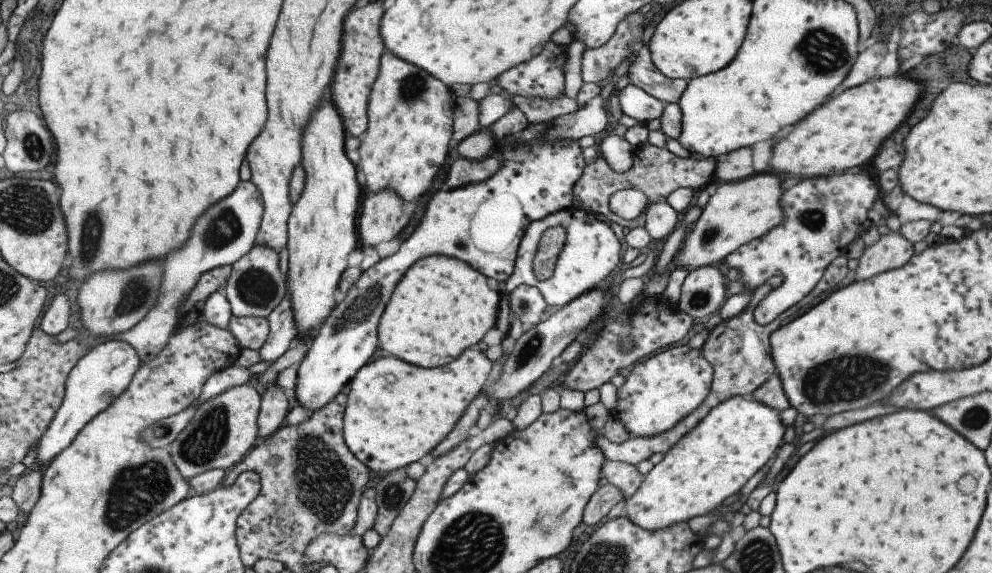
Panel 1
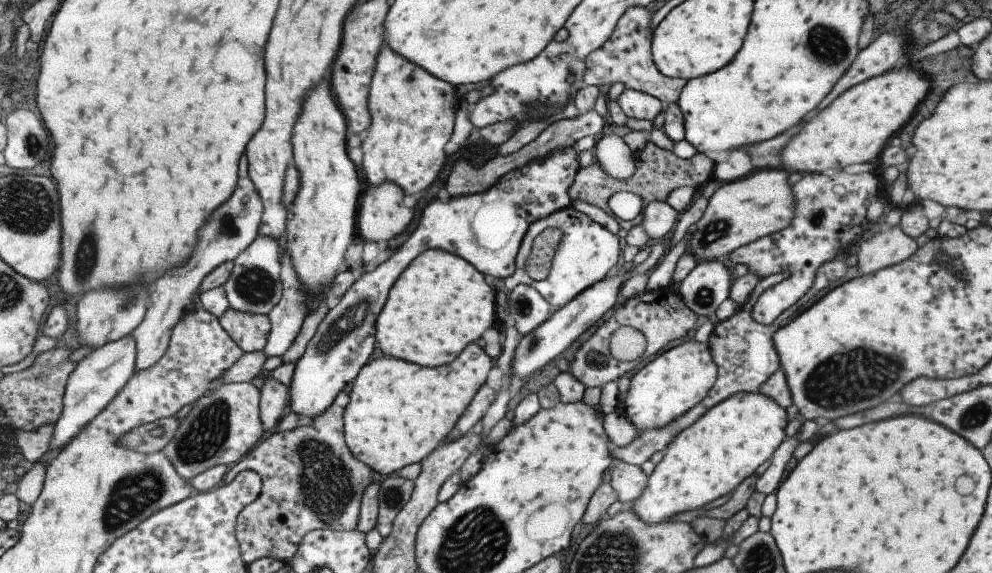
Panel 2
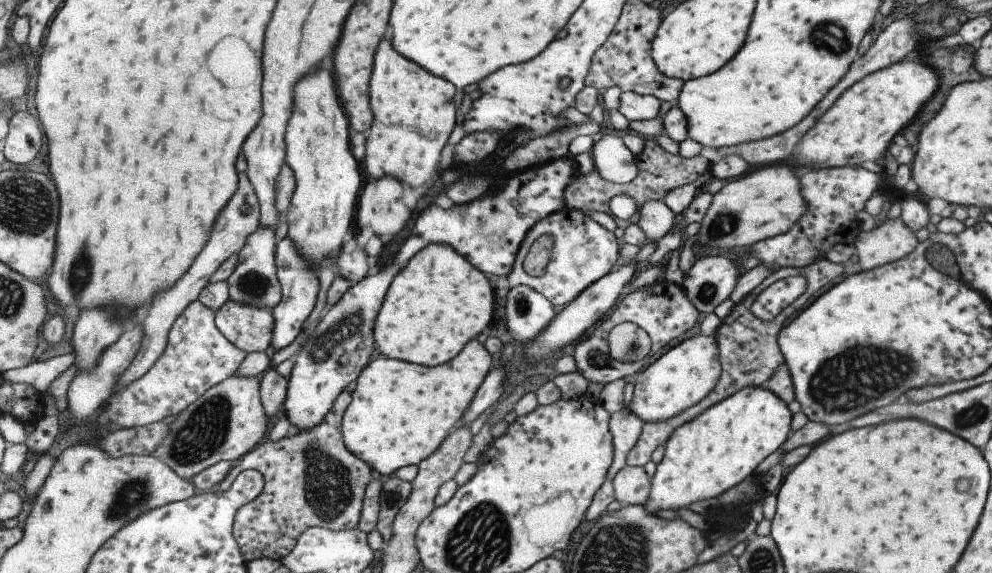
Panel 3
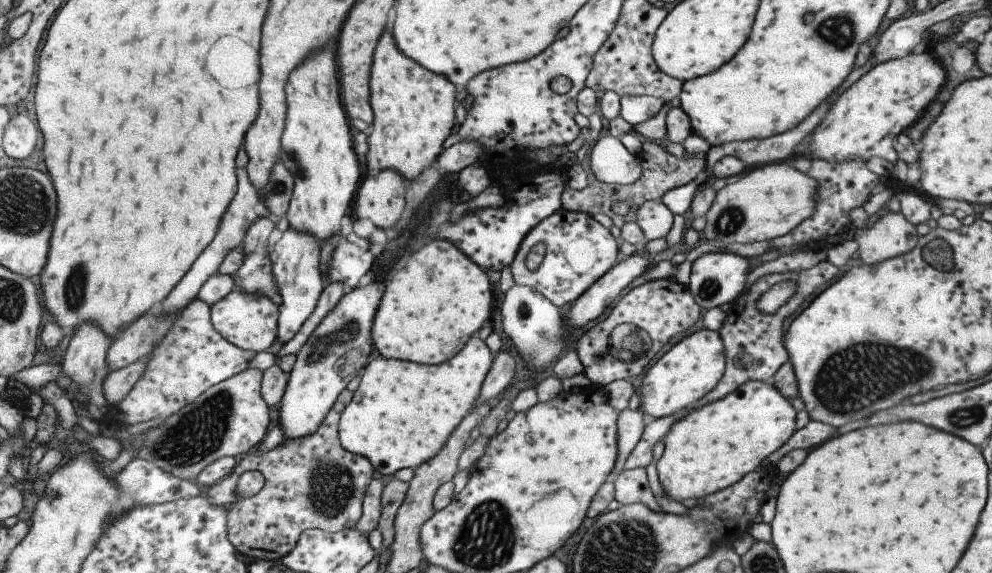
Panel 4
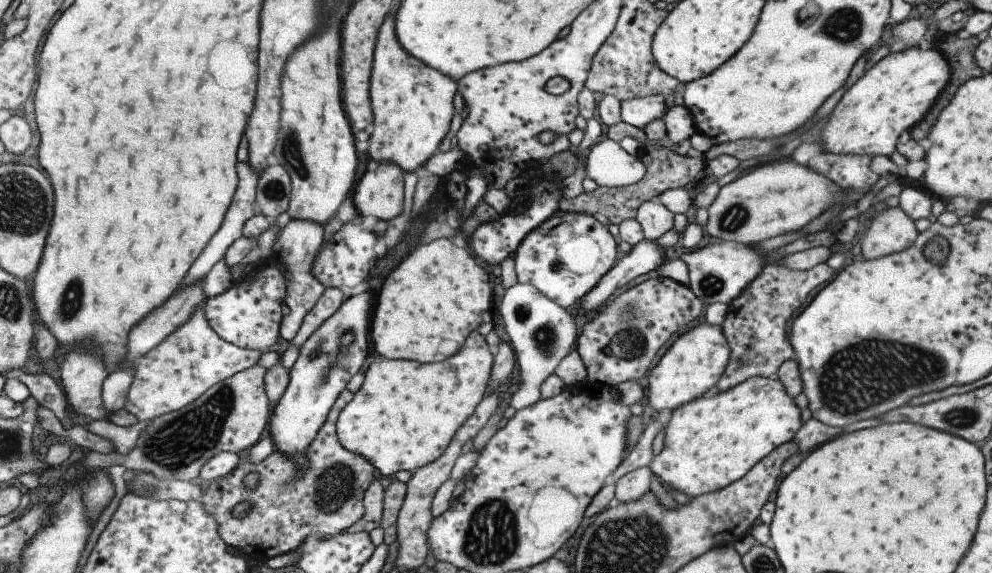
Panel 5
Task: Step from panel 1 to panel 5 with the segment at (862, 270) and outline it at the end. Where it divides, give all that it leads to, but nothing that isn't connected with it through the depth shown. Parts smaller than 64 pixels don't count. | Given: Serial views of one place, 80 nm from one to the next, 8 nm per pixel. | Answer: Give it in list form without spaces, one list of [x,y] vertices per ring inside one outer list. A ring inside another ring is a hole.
[[[887,207],[877,214],[862,235],[860,252],[864,259],[876,259],[909,248],[918,231],[901,208]]]

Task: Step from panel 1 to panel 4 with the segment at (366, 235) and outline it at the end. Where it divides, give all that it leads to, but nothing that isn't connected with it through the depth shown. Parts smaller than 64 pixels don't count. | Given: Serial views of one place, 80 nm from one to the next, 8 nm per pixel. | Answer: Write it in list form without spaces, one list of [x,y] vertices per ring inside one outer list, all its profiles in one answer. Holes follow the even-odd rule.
[[[387,169],[365,176],[356,196],[354,218],[369,218],[375,226],[392,233],[405,212],[404,176]]]

